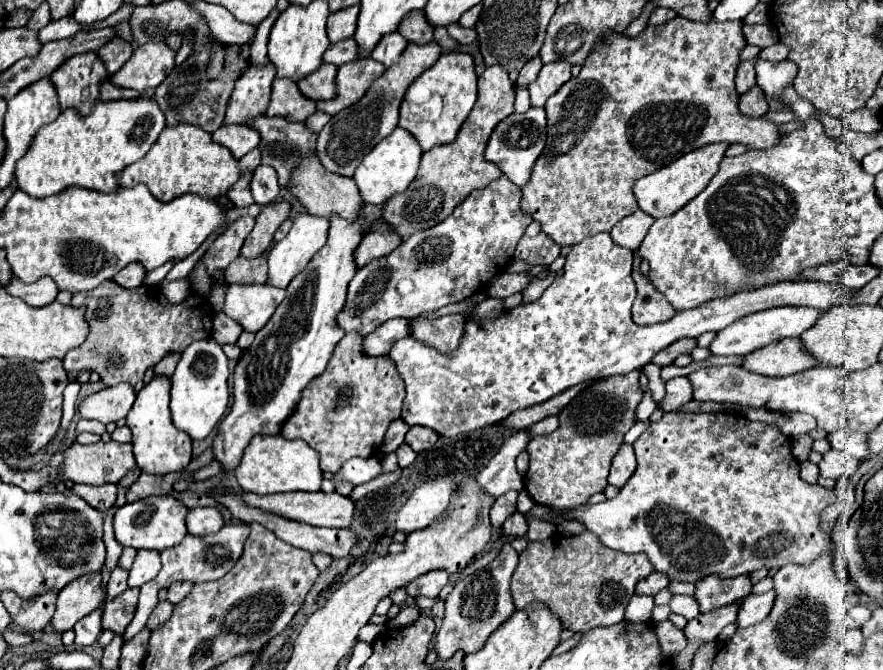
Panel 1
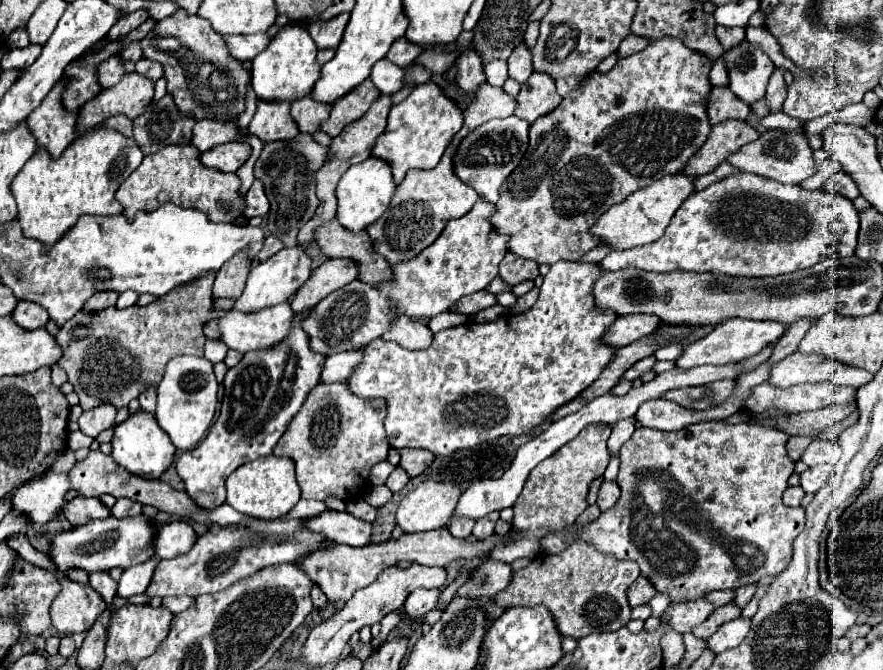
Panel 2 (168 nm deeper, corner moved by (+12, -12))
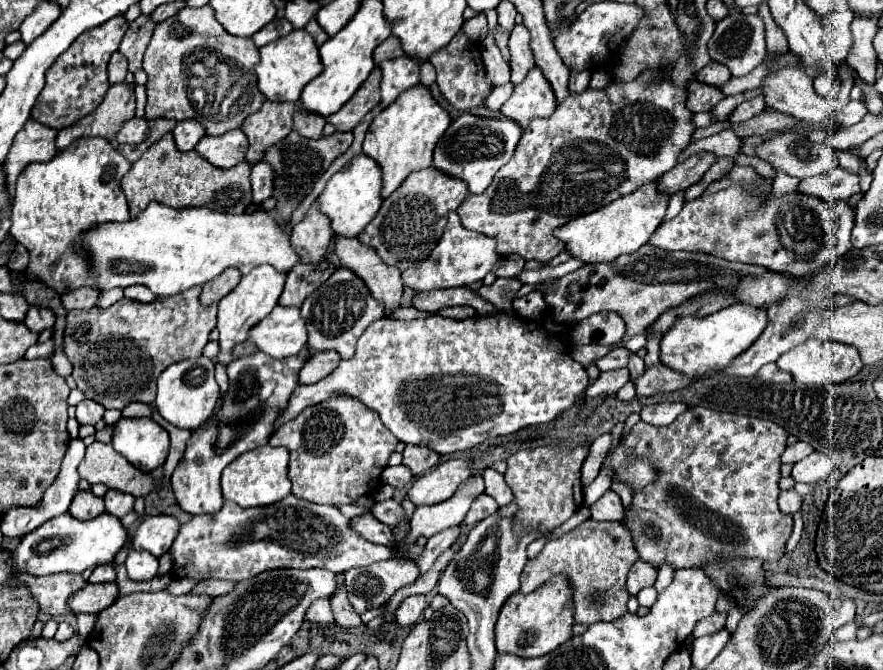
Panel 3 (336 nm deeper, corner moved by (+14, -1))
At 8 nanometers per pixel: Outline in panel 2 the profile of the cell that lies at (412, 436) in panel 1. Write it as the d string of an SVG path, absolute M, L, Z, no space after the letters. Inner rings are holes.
M400 451L400 467L410 475L410 477L418 477L422 475L434 461L434 455L430 451Z

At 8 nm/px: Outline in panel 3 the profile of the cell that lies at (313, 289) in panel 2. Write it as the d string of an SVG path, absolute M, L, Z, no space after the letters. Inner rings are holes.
M326 262L326 264L296 264L288 276L286 286L280 296L282 306L302 306L302 302L316 290L320 284L324 284L338 266Z

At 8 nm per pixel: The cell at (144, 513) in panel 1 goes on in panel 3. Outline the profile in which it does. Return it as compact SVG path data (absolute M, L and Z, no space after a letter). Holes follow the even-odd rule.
M66 512L26 534L20 546L14 550L14 564L18 570L36 576L46 576L56 572L82 574L86 568L94 570L96 566L112 562L114 556L126 544L128 544L128 532L122 526L120 518L104 512L94 520L74 520L74 516Z

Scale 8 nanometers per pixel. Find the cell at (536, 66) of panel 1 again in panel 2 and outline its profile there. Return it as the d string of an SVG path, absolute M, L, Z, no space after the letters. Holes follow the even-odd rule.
M518 43L516 49L512 51L512 55L508 57L508 69L510 69L510 77L516 79L518 83L524 83L532 75L532 71L534 71L532 55L524 43Z

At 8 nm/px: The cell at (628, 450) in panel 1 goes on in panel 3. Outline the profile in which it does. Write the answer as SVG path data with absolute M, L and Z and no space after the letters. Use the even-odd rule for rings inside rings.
M606 490L600 500L590 506L590 514L594 520L616 520L620 522L624 516L624 506L620 496L614 490Z

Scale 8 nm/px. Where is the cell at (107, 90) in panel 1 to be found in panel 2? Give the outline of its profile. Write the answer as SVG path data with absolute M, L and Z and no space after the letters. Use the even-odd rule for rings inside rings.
M120 115L104 121L104 127L114 129L114 131L122 133L124 137L132 137L132 121L130 121L130 119L124 119L124 117L120 117Z

